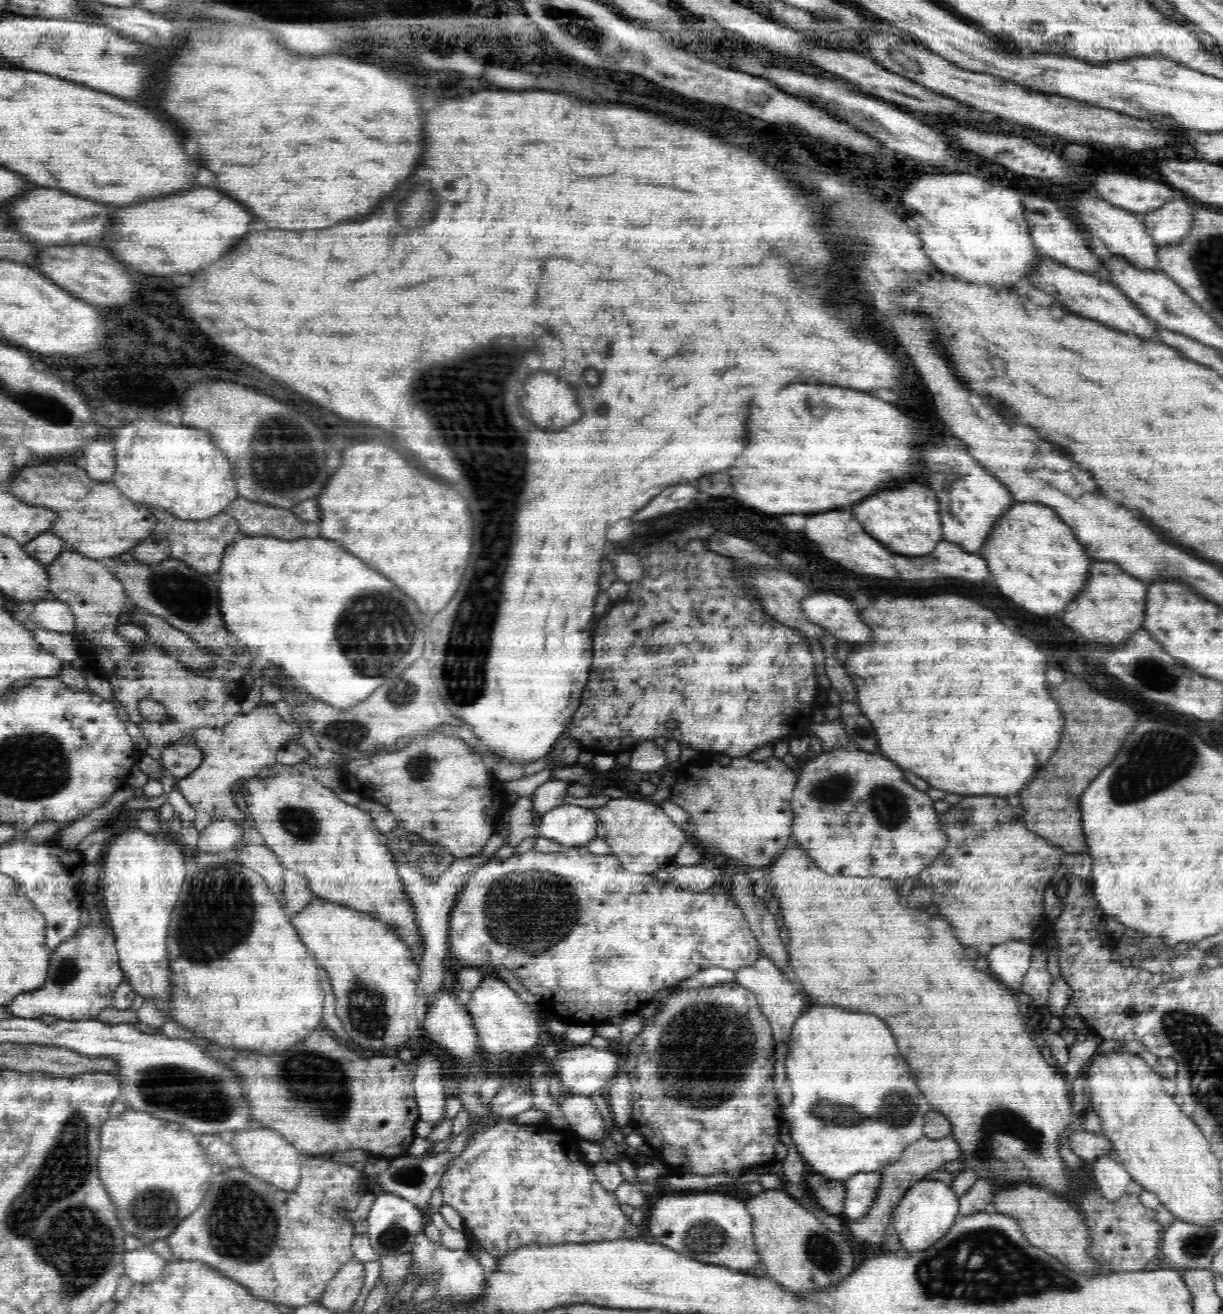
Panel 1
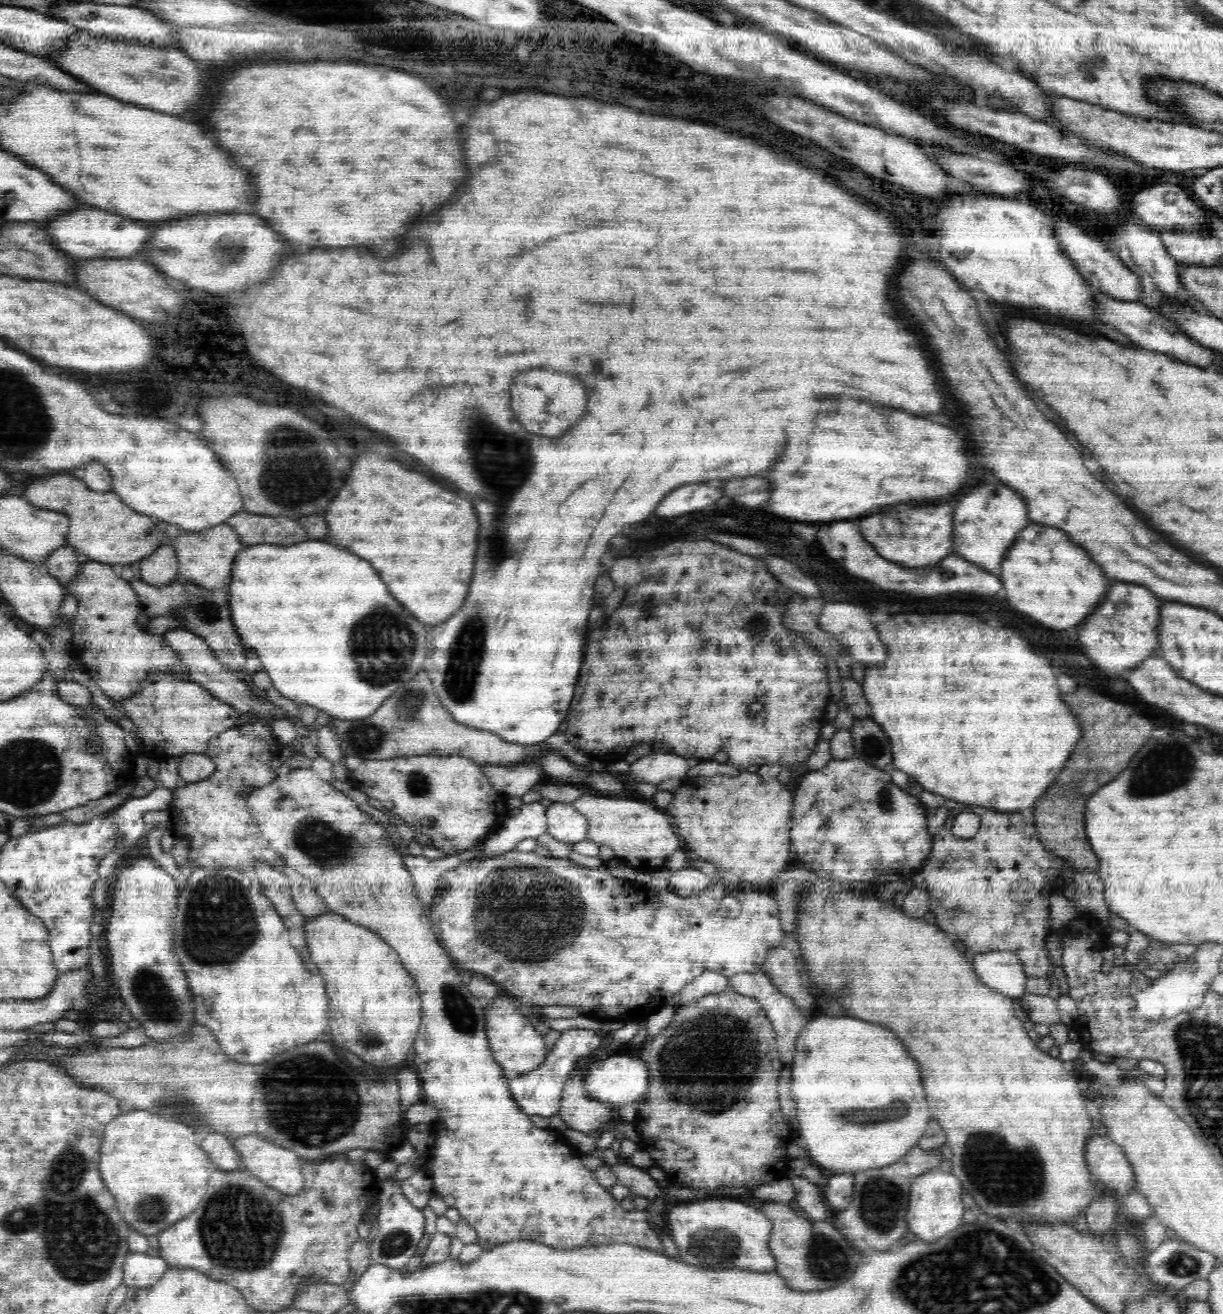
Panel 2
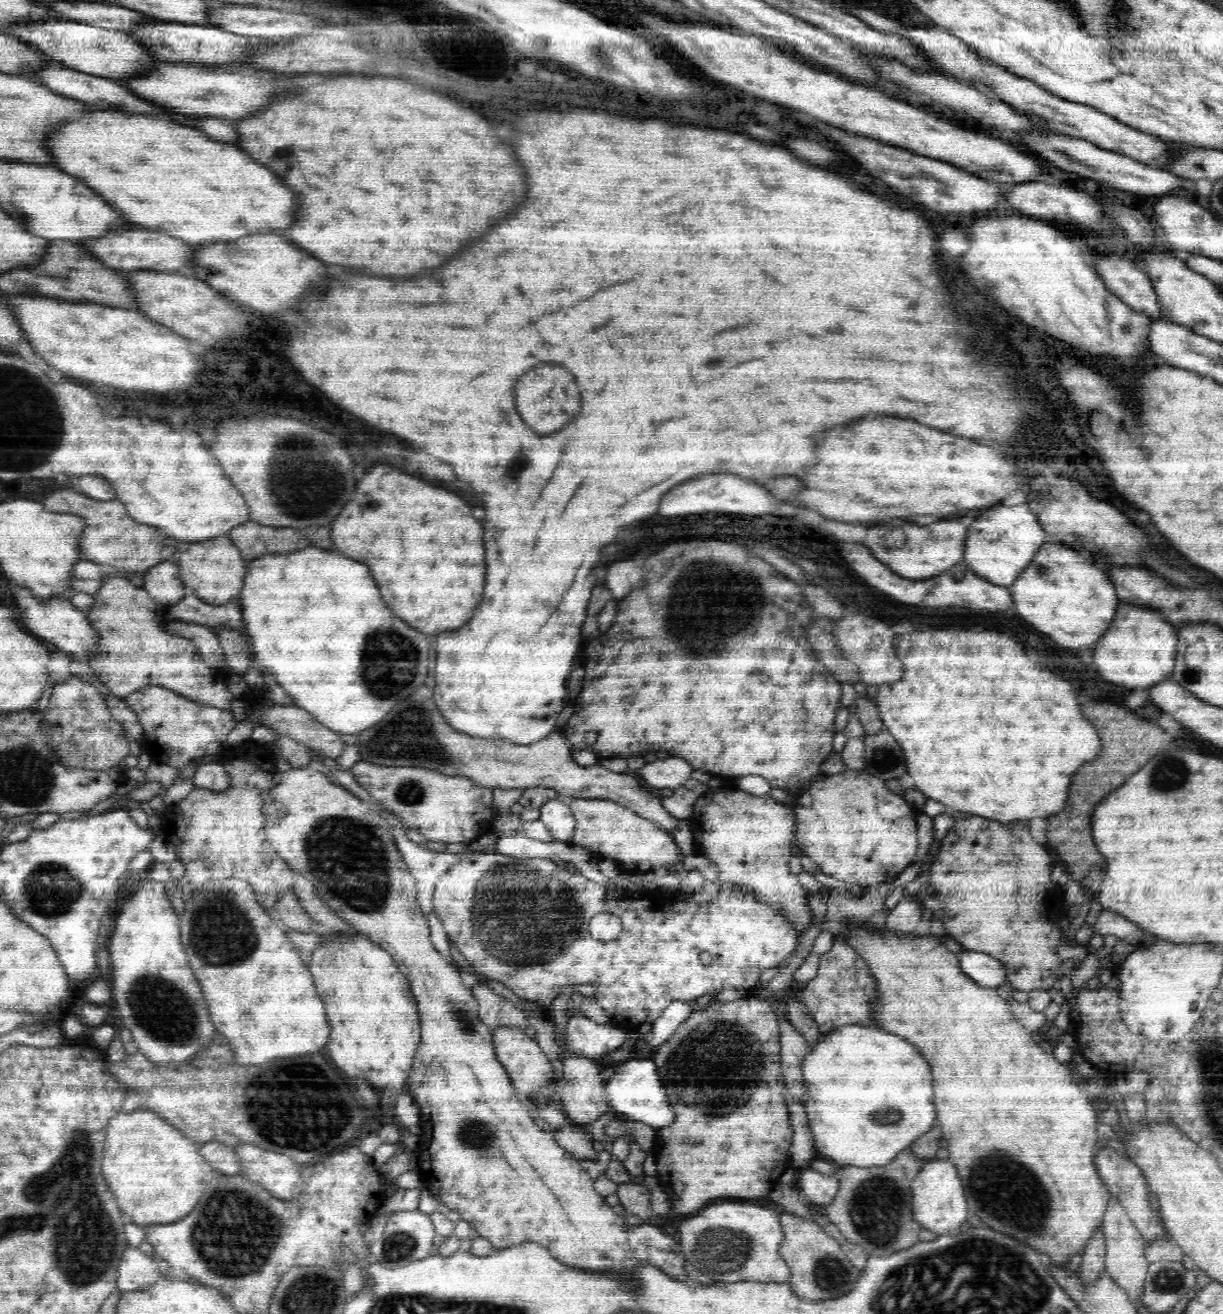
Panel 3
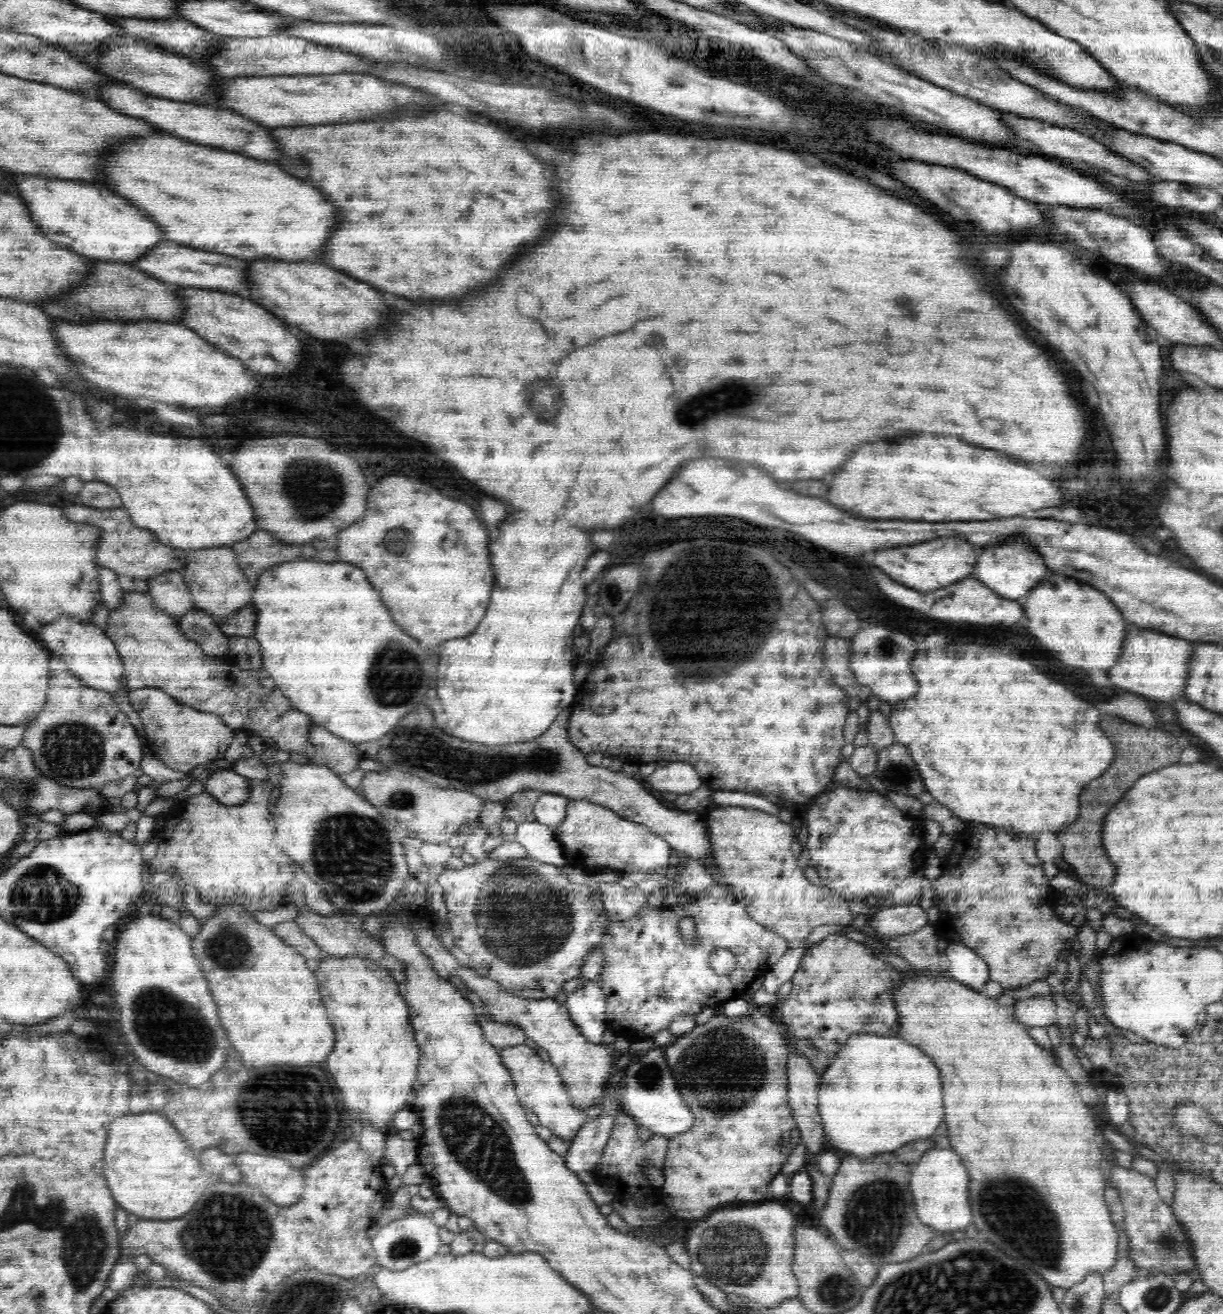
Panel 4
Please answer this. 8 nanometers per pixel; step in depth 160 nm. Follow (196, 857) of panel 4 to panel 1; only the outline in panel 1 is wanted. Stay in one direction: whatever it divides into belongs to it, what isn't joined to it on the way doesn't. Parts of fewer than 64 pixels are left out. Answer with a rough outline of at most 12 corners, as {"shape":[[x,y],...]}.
{"shape":[[274,705],[194,728],[202,764],[177,785],[202,833],[243,826],[232,786],[300,743]]}

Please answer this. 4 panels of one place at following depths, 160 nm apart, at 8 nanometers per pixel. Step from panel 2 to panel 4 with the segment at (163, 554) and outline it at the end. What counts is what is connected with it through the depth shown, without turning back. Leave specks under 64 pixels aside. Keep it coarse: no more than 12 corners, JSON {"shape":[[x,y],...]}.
{"shape":[[183,570],[147,580],[156,608],[176,621],[193,608]]}

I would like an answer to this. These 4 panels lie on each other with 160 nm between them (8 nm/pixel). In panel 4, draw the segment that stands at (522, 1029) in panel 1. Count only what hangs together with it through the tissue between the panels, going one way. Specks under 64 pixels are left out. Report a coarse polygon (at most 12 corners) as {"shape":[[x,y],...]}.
{"shape":[[526,1044],[502,1048],[520,1104],[571,1143],[587,1121],[559,1070]]}

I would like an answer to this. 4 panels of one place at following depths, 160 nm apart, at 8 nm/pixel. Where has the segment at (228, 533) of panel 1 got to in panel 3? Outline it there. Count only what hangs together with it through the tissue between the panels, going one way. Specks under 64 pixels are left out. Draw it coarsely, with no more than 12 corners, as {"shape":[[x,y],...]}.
{"shape":[[228,536],[182,541],[181,581],[208,604],[237,601],[247,562]]}

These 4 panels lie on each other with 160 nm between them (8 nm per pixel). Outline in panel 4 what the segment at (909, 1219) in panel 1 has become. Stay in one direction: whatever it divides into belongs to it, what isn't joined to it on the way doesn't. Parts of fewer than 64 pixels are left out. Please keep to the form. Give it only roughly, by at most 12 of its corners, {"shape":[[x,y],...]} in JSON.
{"shape":[[931,1148],[912,1165],[915,1211],[938,1232],[973,1224],[962,1159]]}

